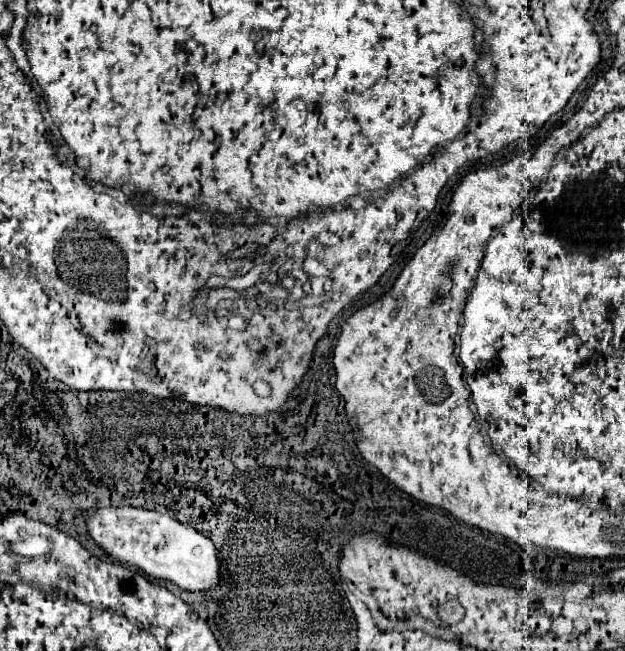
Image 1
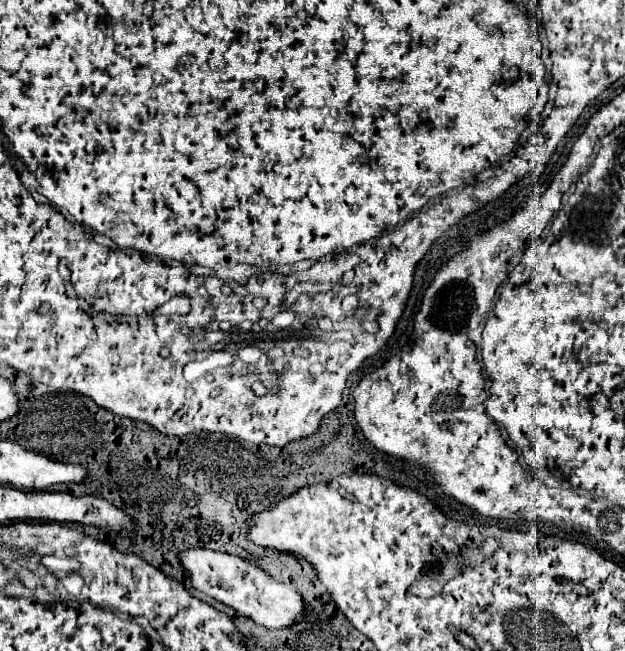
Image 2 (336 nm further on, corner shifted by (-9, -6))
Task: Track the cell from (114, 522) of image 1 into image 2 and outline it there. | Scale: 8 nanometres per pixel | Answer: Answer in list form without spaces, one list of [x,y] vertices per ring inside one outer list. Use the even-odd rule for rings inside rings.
[[[190,549],[180,555],[180,561],[198,591],[222,601],[266,629],[284,629],[306,619],[306,603],[296,589],[272,579],[266,571],[254,567],[238,555],[218,553],[212,549]]]

